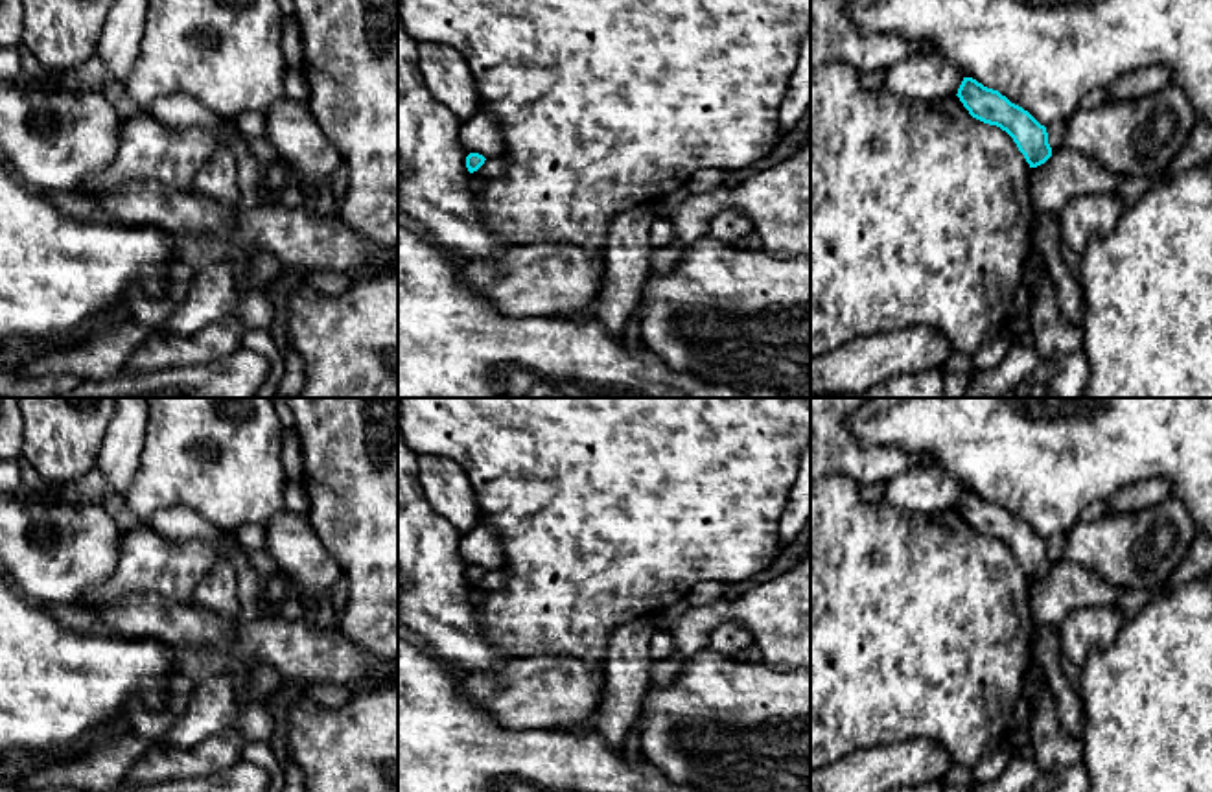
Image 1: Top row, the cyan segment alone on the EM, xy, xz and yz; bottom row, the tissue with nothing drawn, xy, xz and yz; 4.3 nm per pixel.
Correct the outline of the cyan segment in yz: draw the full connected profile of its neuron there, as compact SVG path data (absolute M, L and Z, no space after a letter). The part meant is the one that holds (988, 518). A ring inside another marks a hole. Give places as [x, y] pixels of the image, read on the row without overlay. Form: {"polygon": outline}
{"polygon": "M963 490L956 508L973 530L1006 543L1030 580L1037 580L1052 569L1046 540L998 503L987 501L973 490Z"}

